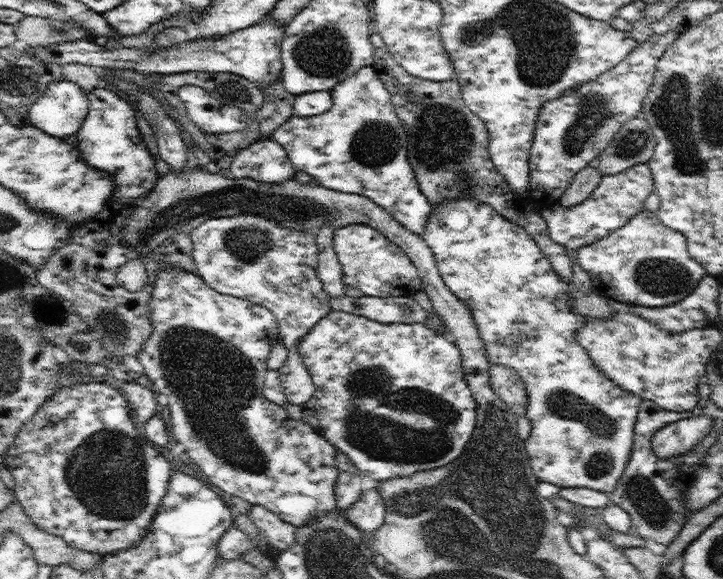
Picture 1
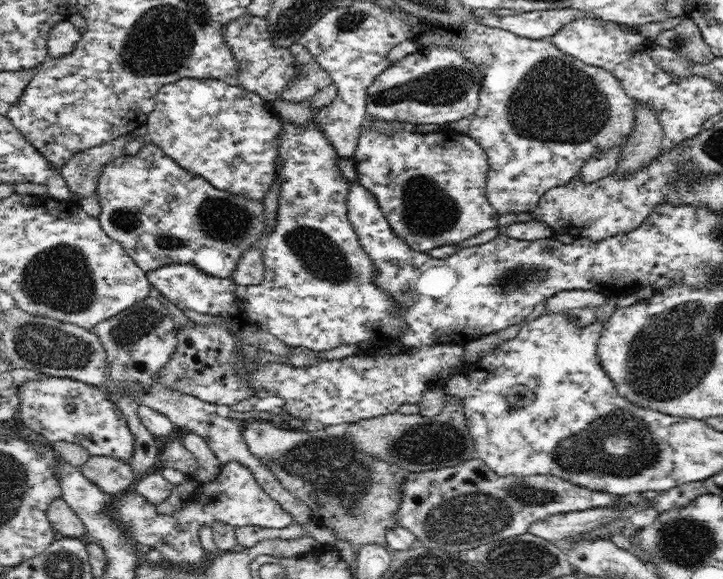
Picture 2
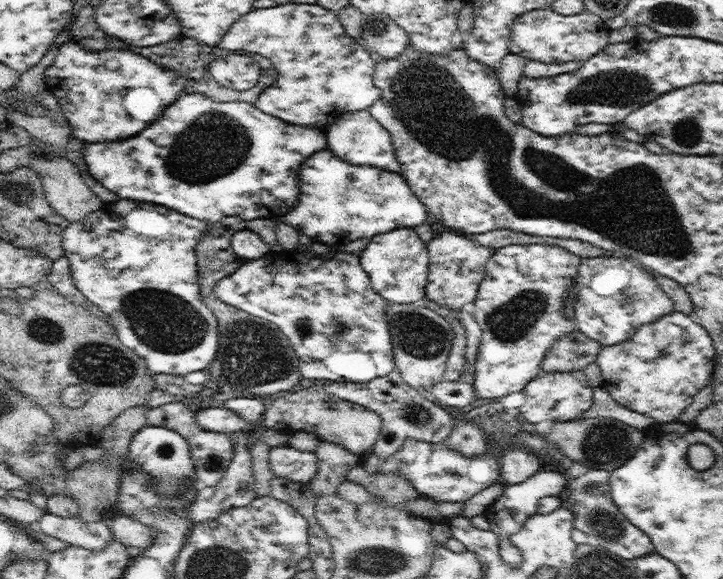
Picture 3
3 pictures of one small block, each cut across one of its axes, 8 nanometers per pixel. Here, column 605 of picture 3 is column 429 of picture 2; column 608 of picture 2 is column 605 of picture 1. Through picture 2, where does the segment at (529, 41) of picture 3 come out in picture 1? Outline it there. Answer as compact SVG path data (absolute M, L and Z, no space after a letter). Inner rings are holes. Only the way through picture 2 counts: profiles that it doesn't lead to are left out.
M674 30L653 34L650 40L637 43L620 64L603 72L596 80L571 88L564 96L542 105L529 154L527 198L536 209L553 208L559 204L576 174L588 163L596 161L627 120L642 114L642 104L653 83L658 61L679 36Z

